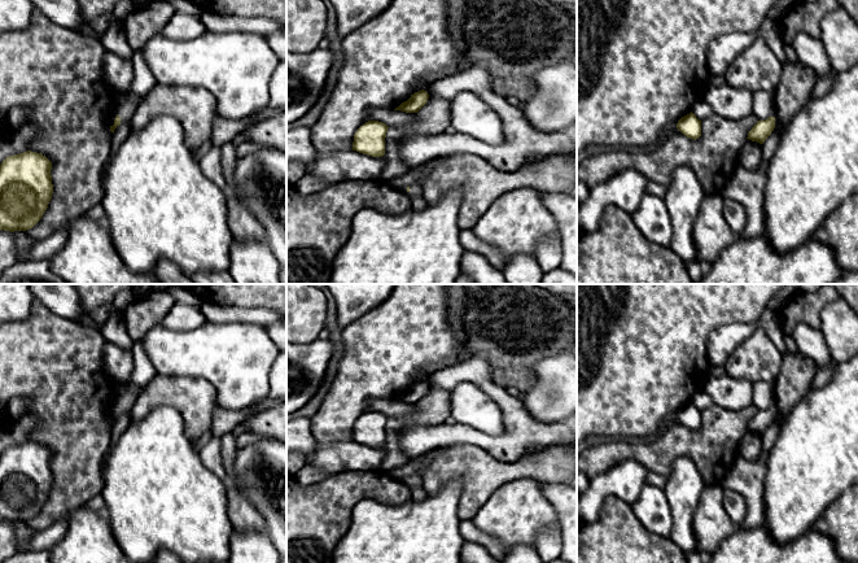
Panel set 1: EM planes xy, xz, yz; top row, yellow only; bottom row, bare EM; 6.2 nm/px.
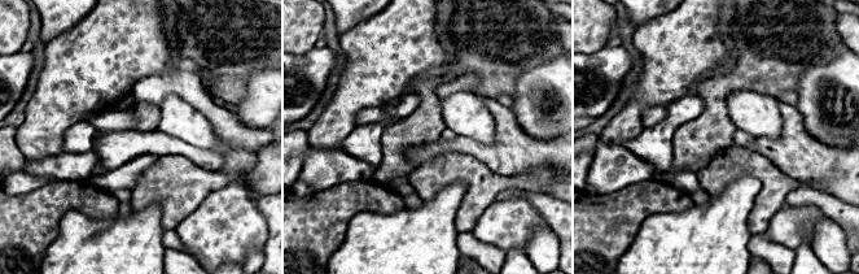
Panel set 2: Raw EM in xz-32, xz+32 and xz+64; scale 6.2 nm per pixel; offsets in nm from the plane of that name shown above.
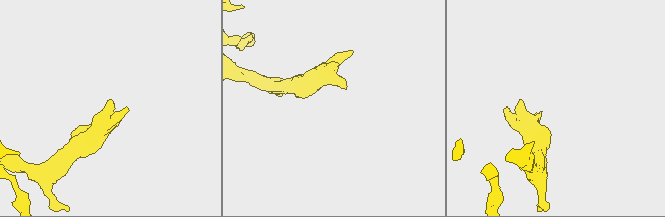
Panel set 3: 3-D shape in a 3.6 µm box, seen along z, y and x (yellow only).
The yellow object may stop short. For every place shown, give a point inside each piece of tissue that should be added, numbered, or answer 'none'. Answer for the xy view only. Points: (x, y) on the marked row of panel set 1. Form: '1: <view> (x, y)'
1: xy (143, 82)

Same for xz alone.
1: xz (416, 191)

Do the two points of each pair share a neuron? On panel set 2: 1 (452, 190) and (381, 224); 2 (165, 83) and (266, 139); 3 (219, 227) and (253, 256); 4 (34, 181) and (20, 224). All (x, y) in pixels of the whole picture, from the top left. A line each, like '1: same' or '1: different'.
1: same
2: same
3: different
4: different

